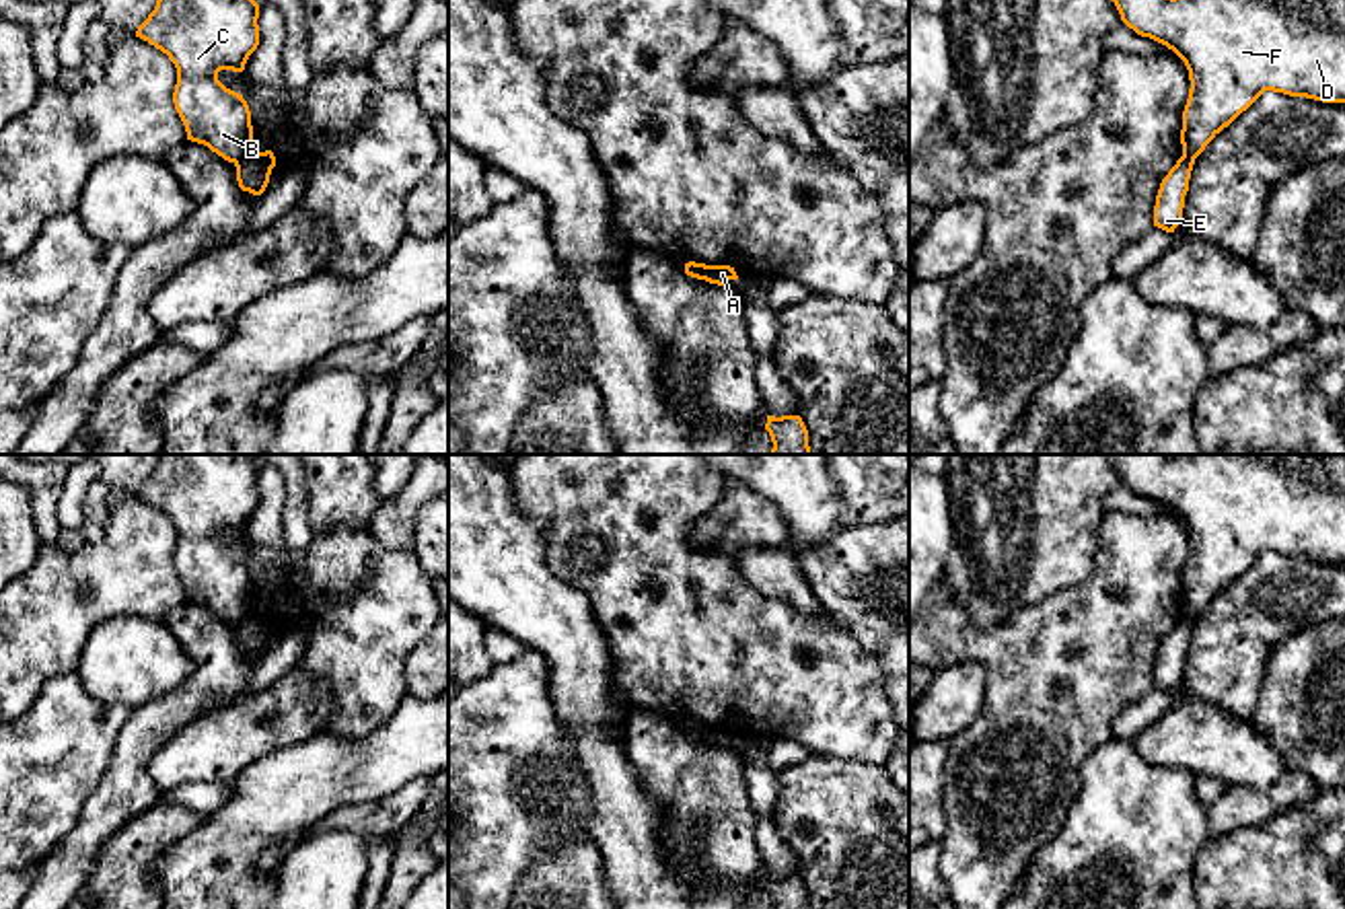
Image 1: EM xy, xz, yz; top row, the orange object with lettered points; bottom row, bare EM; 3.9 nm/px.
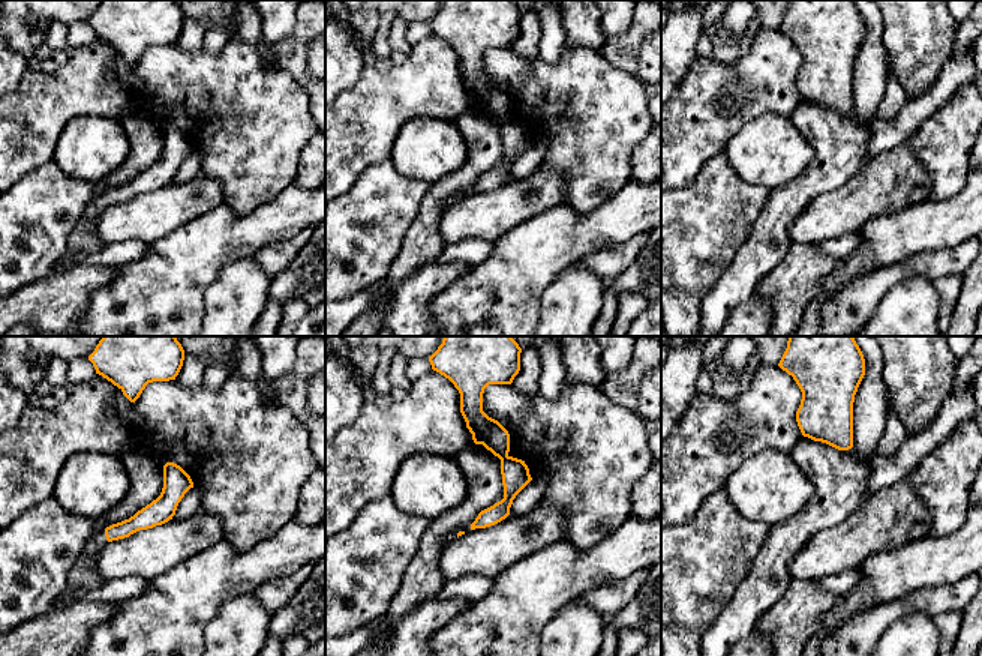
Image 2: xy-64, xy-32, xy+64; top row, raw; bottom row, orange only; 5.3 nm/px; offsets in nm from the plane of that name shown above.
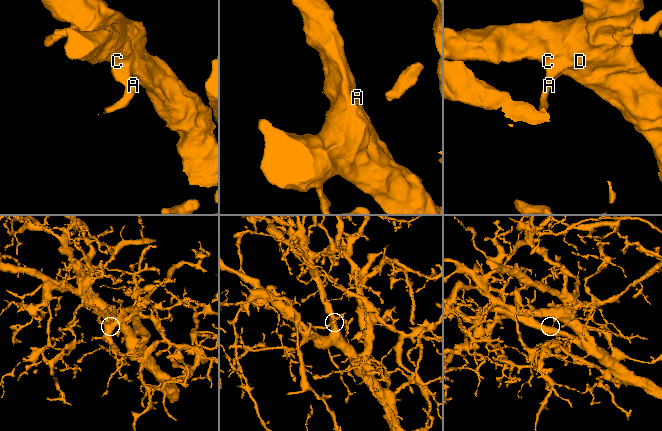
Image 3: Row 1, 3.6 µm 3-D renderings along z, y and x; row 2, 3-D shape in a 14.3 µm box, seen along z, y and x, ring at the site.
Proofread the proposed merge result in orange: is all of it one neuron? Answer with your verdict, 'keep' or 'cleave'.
cleave

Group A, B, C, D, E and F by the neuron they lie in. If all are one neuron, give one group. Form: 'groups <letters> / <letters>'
groups A E / B C D F

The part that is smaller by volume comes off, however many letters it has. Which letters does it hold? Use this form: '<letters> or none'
A, E

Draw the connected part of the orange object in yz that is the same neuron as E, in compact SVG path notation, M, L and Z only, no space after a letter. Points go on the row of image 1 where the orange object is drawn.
M1180 156L1162 179L1154 206L1154 226L1174 232L1180 224L1193 165L1195 158Z

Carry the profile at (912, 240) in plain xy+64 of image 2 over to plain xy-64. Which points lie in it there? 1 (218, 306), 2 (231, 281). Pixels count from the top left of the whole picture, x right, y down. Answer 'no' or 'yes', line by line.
1: no
2: no

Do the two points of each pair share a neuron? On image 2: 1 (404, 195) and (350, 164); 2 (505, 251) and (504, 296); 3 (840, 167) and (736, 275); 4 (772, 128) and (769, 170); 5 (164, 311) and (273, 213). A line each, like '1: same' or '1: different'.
1: different
2: same
3: same
4: same
5: same

